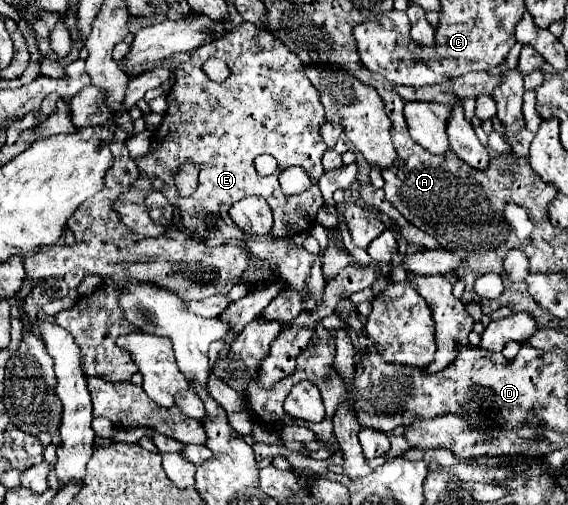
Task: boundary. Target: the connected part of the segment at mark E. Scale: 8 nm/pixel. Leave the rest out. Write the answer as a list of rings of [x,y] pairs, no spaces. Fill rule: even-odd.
[[[241,22],[219,40],[197,48],[191,54],[191,60],[175,70],[175,84],[167,94],[167,100],[169,108],[163,116],[161,126],[151,138],[147,156],[137,158],[141,178],[137,186],[121,196],[115,206],[125,226],[141,236],[157,236],[161,232],[161,228],[147,216],[147,210],[143,206],[145,192],[151,190],[151,176],[157,176],[169,184],[165,196],[175,206],[179,206],[184,230],[187,230],[185,218],[189,216],[197,216],[193,222],[195,228],[199,222],[205,222],[207,232],[215,230],[219,223],[216,222],[213,228],[209,228],[207,214],[217,212],[223,214],[223,218],[229,218],[229,208],[237,200],[251,194],[265,198],[273,210],[275,222],[271,236],[295,236],[307,232],[313,226],[315,214],[323,206],[323,196],[317,184],[299,196],[285,196],[281,194],[277,176],[289,166],[301,166],[307,168],[307,172],[311,168],[313,172],[309,174],[313,176],[313,182],[317,182],[317,178],[323,174],[321,156],[327,146],[319,134],[319,124],[325,118],[325,110],[315,86],[305,76],[301,60],[297,60],[291,50],[285,50],[285,46],[281,46],[273,34],[257,28],[255,24]],[[211,56],[225,58],[225,64],[231,70],[229,78],[221,84],[209,80],[201,68],[203,62],[207,62]],[[259,154],[271,154],[279,160],[273,176],[263,178],[253,168],[253,160]],[[183,160],[191,160],[199,166],[199,186],[189,198],[179,196],[173,178],[179,162]]]

